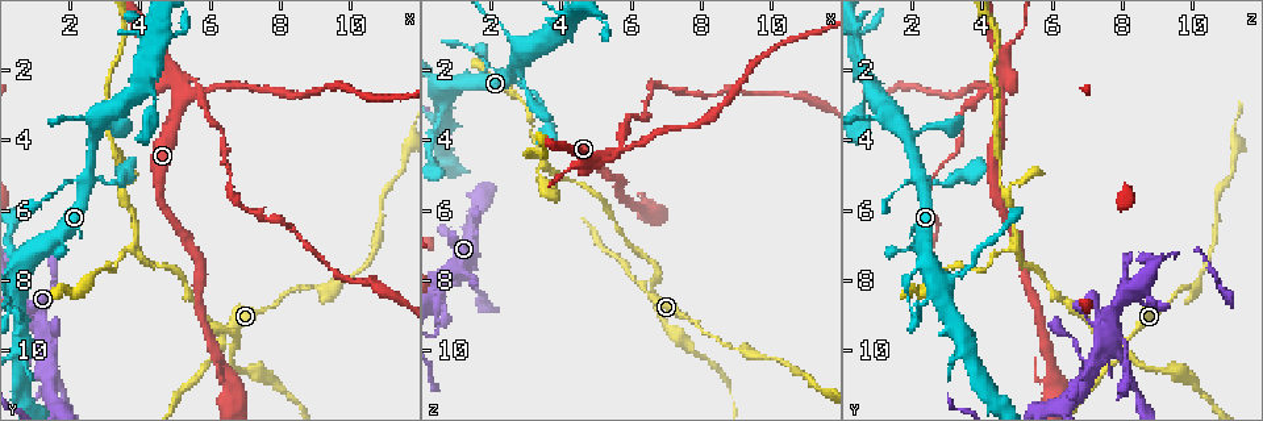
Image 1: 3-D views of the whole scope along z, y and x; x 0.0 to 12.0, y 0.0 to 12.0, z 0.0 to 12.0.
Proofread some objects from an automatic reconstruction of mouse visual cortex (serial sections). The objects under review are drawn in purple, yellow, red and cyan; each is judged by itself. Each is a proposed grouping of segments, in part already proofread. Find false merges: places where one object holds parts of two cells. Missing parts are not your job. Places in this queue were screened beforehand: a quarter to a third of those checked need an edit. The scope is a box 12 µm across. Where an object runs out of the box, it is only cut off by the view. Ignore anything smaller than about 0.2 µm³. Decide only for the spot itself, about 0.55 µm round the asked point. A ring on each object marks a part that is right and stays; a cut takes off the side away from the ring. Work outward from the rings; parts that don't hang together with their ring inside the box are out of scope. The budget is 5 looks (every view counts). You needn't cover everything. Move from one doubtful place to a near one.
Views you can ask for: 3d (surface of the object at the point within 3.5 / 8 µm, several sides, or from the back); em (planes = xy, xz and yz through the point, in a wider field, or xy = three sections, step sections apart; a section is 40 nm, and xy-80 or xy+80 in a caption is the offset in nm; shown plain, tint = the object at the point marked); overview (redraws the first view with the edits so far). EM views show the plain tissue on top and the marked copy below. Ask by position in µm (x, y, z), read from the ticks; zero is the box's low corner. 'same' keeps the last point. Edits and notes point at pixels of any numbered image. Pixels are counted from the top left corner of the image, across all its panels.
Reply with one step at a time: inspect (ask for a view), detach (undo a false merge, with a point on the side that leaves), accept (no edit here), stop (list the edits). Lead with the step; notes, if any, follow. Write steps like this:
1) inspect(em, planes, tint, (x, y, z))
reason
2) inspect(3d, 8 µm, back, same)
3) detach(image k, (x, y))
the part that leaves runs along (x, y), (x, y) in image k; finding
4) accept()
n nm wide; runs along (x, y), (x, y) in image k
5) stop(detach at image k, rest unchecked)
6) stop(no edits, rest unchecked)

inspect(3d, 3.5 µm, back, (1.3, 9.6, 7.4))
thick turns thin

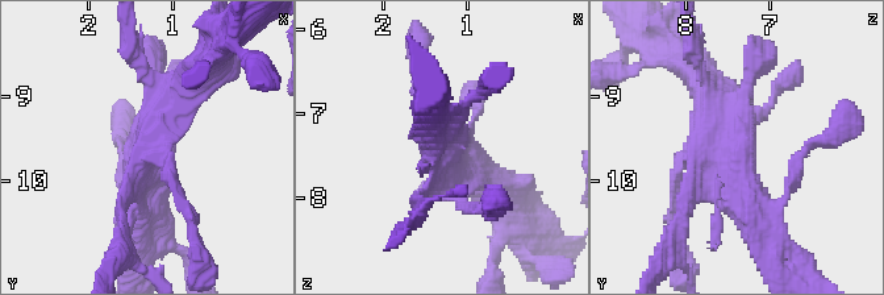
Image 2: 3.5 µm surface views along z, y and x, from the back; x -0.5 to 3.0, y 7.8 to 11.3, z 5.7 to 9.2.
inspect(em, xy, step 3, tint, (1.25, 9.60, 7.40))
now the EM

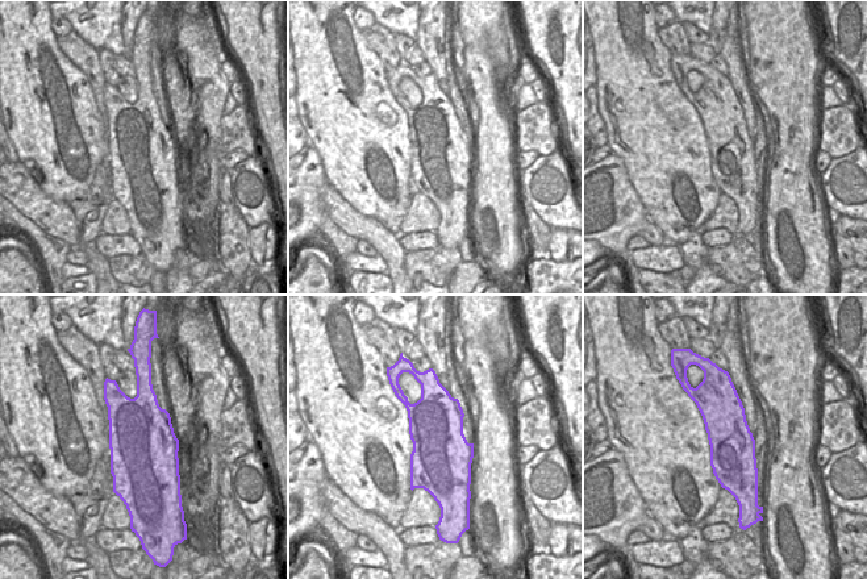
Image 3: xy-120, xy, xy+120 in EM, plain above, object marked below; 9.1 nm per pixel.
accept()
runs along (153, 69), (137, 229) in image 2; all the same cell

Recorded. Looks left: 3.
inspect(3d, 3.5 µm, back, (4.8, 1.7, 4.7))
two arms in line, one across

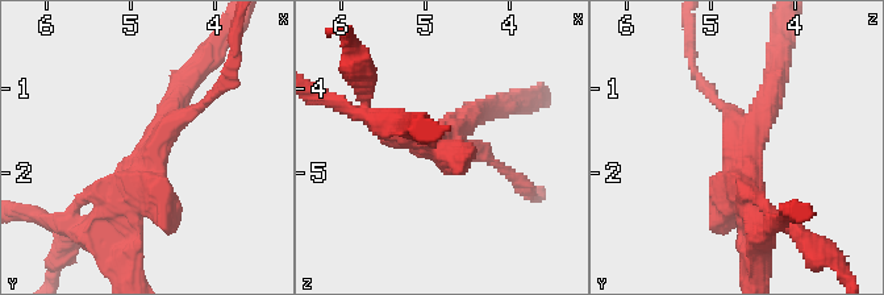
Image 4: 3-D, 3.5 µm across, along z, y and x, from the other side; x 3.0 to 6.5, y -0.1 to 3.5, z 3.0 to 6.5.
inspect(em, xy, step 1, tint, (4.75, 1.80, 4.65))
need the tissue

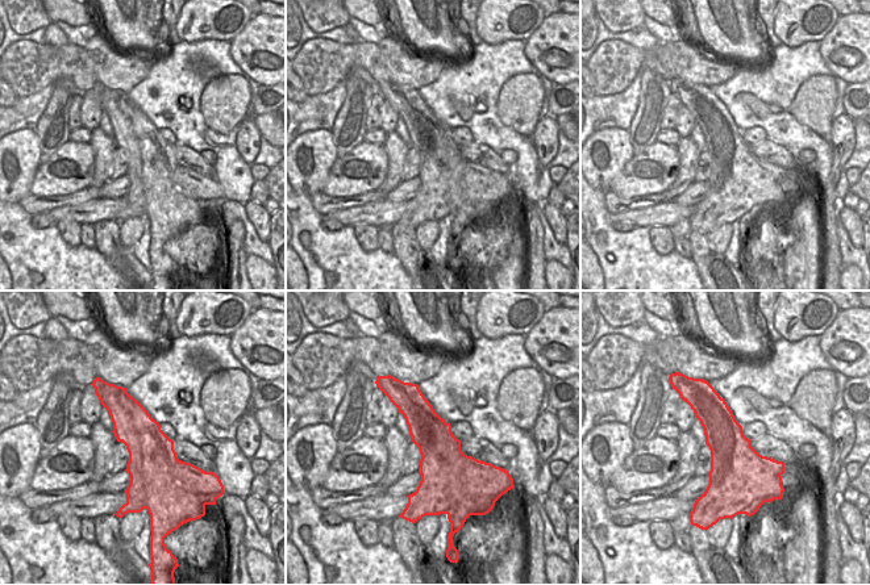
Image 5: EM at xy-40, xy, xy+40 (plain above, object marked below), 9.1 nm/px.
detach(image 4, (58, 257))
the part that leaves runs along (363, 107), (359, 59), (346, 36) in image 4; two cells meet here

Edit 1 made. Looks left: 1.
stop(detach at image 4, rest unchecked)

